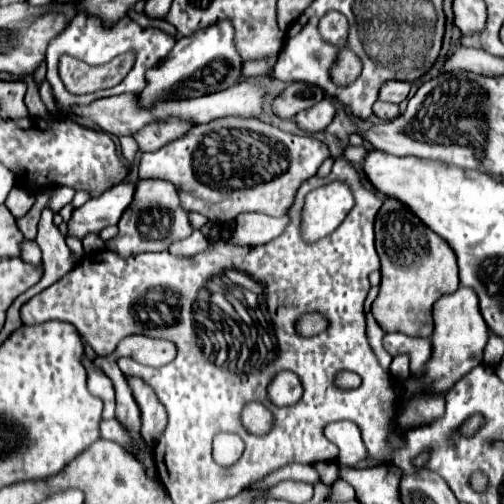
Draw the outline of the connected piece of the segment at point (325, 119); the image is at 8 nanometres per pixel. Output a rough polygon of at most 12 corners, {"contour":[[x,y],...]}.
{"contour":[[330,97],[298,113],[294,123],[304,133],[324,131],[332,123]]}

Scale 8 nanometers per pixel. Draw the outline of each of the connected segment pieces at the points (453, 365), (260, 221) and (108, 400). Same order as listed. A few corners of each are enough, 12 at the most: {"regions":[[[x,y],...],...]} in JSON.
{"regions":[[[470,287],[434,303],[434,353],[400,391],[446,393],[482,363],[488,327]],[[286,215],[236,217],[232,241],[264,245],[286,229]],[[88,373],[88,391],[104,401],[102,417],[112,419],[116,407],[112,381]]]}

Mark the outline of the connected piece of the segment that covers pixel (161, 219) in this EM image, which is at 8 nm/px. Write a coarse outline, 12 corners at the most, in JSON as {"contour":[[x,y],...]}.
{"contour":[[136,183],[118,235],[120,257],[168,251],[192,233],[176,187]]}

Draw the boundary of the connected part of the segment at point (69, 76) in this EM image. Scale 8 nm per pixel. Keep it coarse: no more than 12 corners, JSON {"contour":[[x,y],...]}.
{"contour":[[70,55],[60,59],[60,77],[70,93],[118,85],[134,55],[90,67]]}

